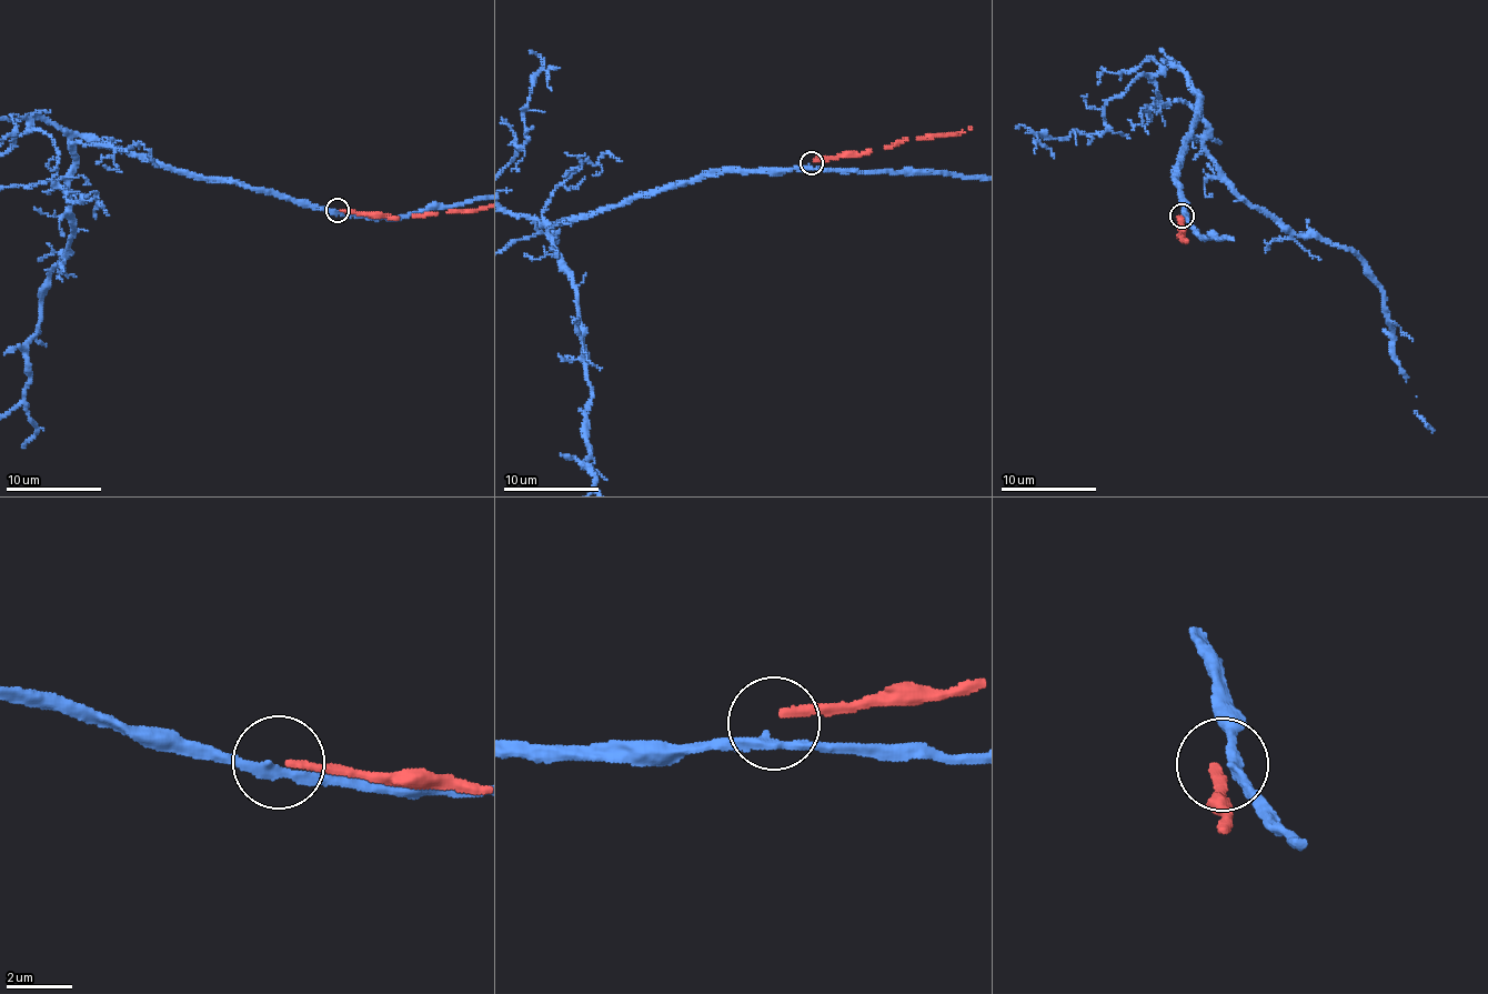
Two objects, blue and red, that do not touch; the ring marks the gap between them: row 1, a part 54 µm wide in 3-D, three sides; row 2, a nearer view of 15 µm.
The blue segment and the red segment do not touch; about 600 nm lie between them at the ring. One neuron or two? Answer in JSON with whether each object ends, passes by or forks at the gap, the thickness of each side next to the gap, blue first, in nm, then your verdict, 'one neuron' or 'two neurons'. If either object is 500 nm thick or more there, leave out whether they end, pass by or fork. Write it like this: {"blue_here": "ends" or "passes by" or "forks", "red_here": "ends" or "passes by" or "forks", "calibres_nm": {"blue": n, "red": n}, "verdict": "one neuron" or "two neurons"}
{"blue_here": "passes by", "red_here": "ends", "calibres_nm": {"blue": 280, "red": 240}, "verdict": "two neurons"}

